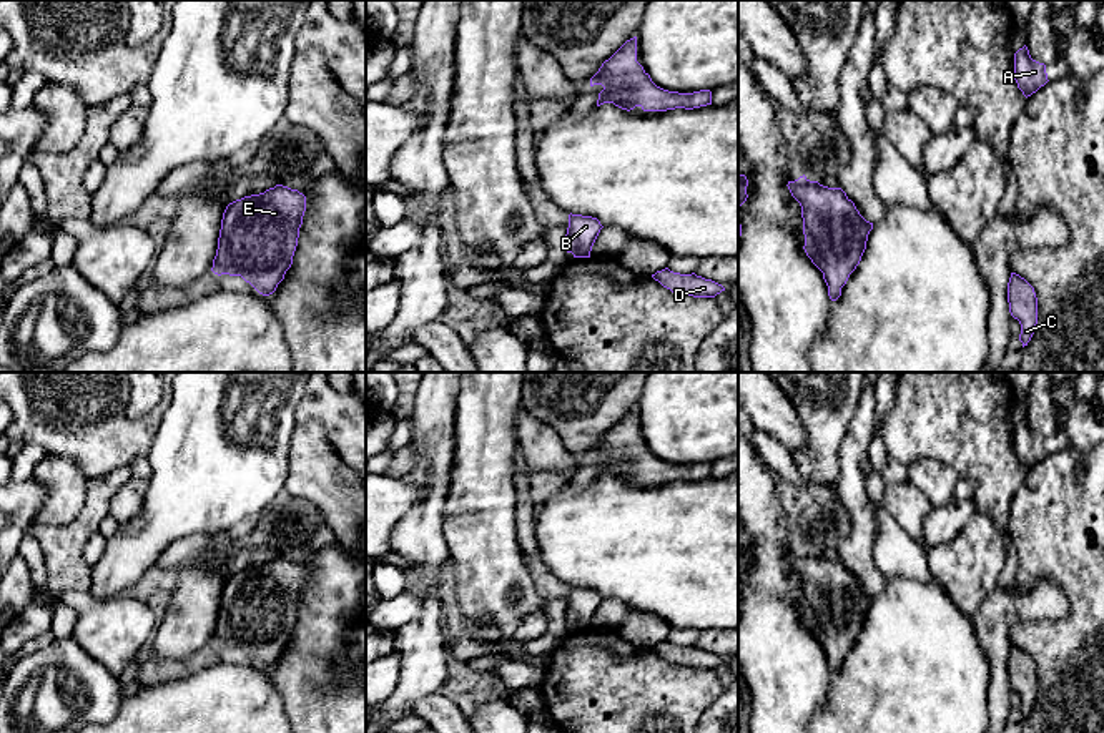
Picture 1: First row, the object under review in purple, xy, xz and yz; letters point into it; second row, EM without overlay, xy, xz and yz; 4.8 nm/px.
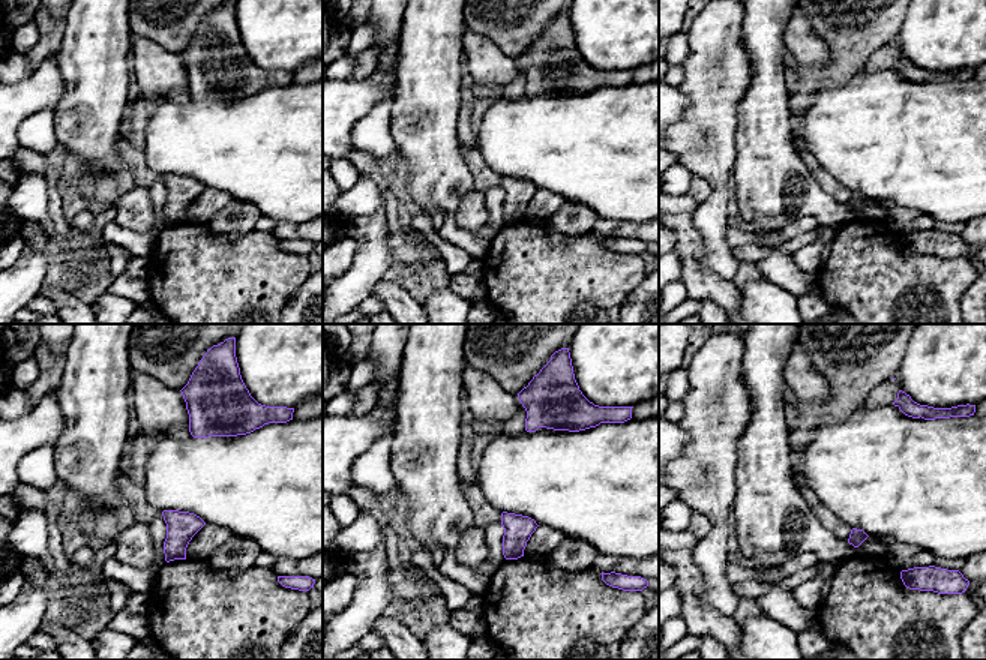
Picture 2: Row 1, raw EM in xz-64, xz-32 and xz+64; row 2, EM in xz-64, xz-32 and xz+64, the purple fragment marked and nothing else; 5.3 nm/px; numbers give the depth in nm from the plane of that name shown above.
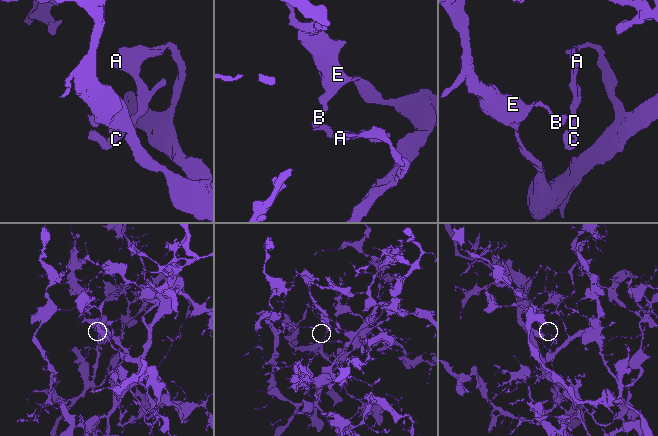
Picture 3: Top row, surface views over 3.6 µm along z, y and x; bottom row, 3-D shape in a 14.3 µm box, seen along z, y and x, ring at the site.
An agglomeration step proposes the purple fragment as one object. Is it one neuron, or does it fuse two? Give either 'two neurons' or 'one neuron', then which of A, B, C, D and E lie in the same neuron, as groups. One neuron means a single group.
one neuron; A B C D E

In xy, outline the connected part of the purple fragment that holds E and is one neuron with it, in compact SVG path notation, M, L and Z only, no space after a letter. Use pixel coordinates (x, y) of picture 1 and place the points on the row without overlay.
M283 557L229 575L223 585L211 643L218 648L241 648L259 667L273 667L293 637L304 583L306 568Z

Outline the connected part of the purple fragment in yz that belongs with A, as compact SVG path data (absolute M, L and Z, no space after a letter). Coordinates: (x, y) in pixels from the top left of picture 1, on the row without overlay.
M1026 417L1014 426L1014 452L1026 470L1049 454L1046 437L1033 432Z

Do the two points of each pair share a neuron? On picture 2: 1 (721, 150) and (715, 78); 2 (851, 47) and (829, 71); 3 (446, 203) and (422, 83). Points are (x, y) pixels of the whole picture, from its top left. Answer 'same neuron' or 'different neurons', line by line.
1: same neuron
2: same neuron
3: same neuron

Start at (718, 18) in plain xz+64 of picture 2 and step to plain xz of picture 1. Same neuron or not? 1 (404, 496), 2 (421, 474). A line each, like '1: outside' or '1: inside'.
1: outside
2: inside

